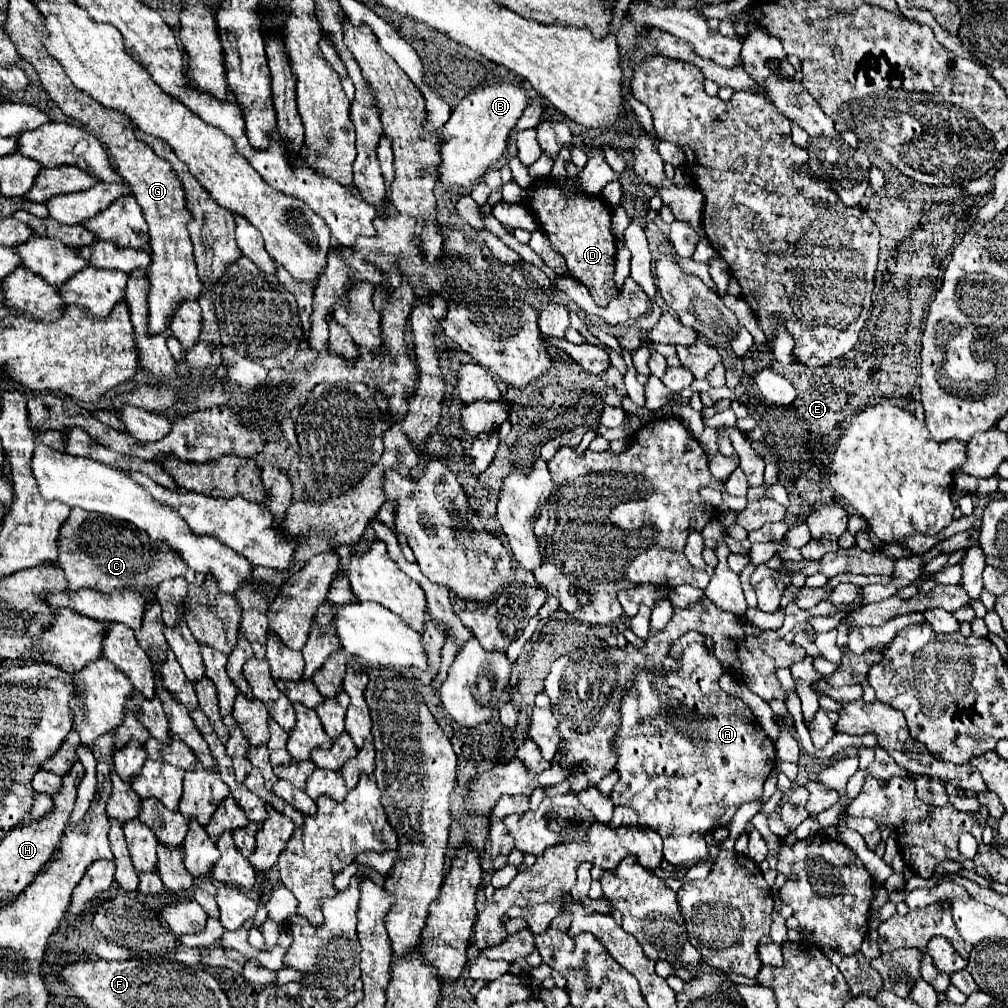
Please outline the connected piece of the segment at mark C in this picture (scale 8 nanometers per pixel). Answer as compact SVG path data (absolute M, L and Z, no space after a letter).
M71 509L69 519L61 525L57 545L59 545L57 565L65 571L67 589L73 589L73 591L77 591L81 587L97 589L103 593L123 591L123 589L137 589L137 591L155 589L161 581L173 579L179 575L185 577L195 587L201 587L201 583L205 581L205 575L197 575L189 567L185 567L185 561L181 557L177 557L177 551L169 551L169 547L165 547L165 543L149 539L149 535L145 535L145 531L137 531L137 527L133 527L131 523L121 523L119 519L109 519L107 515L93 515L89 511Z

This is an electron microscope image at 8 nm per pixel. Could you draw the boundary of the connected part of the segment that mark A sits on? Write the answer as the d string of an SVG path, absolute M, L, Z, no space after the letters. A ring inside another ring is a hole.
M687 631L677 643L673 643L669 657L679 661L679 667L673 671L641 671L633 683L633 691L621 701L621 727L613 739L613 751L617 755L617 775L619 783L613 787L609 799L615 807L631 807L639 815L639 825L657 831L663 839L663 859L673 867L683 867L707 859L707 841L705 835L711 829L725 827L731 823L739 805L757 801L763 795L763 783L775 767L775 745L763 733L761 725L753 717L751 709L733 695L727 695L719 687L721 663L715 655L705 651L705 637L697 631ZM669 707L689 707L697 711L705 723L701 731L707 735L703 739L689 739L681 735L665 715Z

